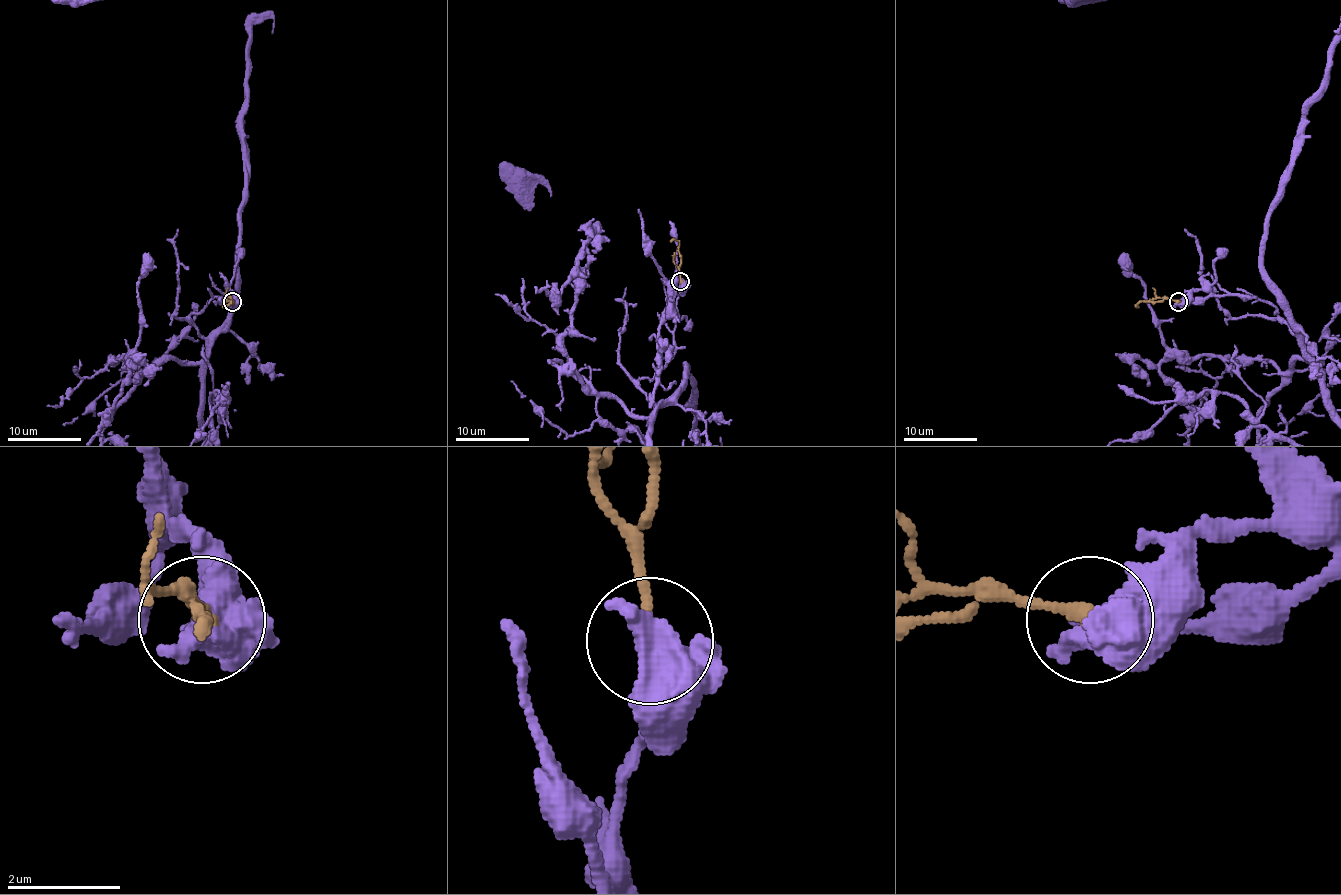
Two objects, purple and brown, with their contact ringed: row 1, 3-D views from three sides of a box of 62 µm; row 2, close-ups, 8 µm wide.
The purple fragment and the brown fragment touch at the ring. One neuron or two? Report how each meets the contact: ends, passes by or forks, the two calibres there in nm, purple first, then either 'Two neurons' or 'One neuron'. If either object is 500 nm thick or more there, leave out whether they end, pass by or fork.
Thickness 850 nm (purple) against 280 nm. Two neurons

